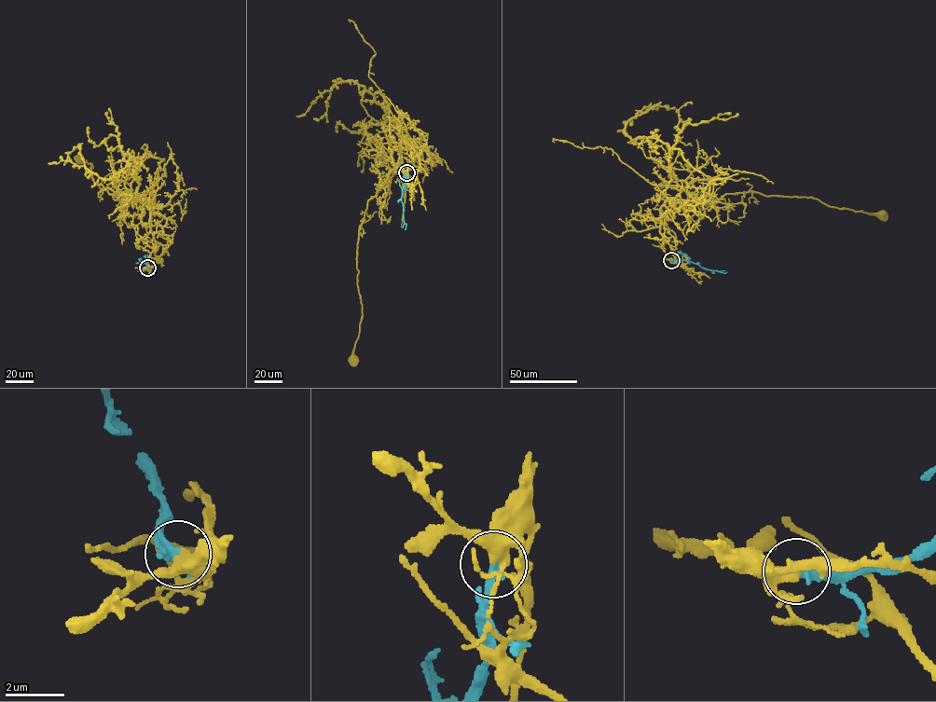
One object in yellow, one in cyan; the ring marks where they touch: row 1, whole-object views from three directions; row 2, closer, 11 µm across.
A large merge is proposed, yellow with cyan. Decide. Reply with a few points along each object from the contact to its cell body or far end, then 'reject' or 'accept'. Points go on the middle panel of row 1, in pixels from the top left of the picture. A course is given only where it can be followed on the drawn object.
yellow runs (406, 172), (414, 185), (419, 157), (403, 135), (401, 160), (368, 201), (359, 229), (362, 315), (354, 360); cyan runs (406, 172), (401, 197), (405, 229); accept

